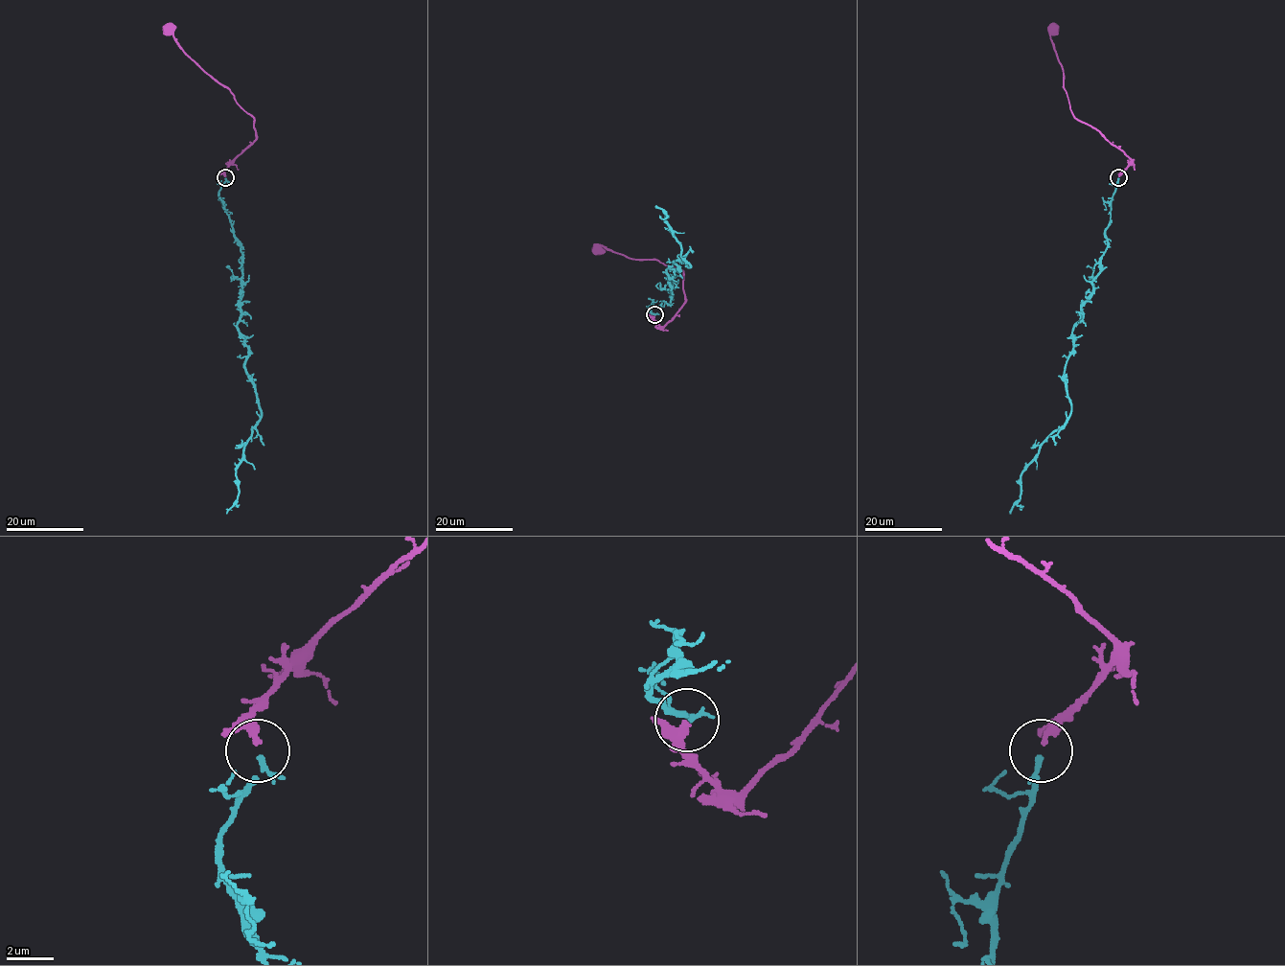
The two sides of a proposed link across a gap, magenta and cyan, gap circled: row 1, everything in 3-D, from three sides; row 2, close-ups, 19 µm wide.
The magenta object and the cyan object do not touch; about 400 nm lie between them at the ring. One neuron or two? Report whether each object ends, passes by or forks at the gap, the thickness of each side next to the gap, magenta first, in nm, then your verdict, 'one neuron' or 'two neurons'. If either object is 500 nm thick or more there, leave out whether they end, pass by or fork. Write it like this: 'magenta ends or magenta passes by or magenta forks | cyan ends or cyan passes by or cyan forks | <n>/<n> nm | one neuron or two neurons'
magenta ends | cyan forks | 300/130 nm | one neuron

